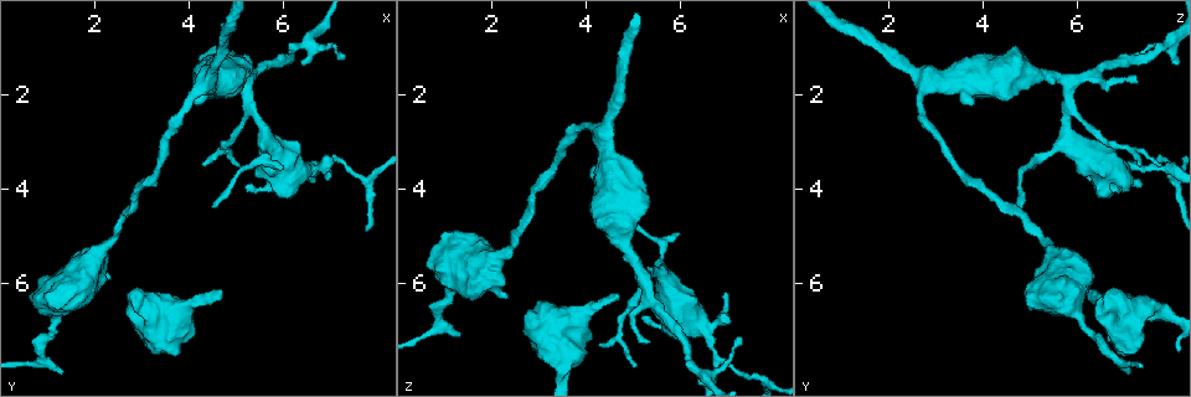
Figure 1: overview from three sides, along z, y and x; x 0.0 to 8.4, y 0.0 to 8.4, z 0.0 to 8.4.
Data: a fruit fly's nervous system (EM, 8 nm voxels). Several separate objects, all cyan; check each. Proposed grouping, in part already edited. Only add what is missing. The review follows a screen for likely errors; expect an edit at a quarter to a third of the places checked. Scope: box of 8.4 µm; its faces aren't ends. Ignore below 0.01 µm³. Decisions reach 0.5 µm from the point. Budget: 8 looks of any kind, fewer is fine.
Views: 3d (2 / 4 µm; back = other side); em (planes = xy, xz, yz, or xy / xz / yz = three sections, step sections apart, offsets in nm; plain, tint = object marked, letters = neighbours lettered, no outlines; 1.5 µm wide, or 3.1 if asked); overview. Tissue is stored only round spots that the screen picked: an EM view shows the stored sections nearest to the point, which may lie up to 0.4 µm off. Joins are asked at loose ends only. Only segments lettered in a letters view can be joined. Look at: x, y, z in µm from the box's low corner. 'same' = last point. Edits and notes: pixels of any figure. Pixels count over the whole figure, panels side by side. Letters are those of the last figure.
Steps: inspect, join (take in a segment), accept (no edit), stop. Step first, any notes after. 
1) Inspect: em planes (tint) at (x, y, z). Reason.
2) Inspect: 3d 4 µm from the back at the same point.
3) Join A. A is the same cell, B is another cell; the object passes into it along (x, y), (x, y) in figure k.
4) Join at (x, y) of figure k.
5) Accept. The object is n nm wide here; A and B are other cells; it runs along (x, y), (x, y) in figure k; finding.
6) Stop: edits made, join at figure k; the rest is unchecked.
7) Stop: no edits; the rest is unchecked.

Inspect: em xy step 8 (tint) at (7.25, 1.15, 7.10).

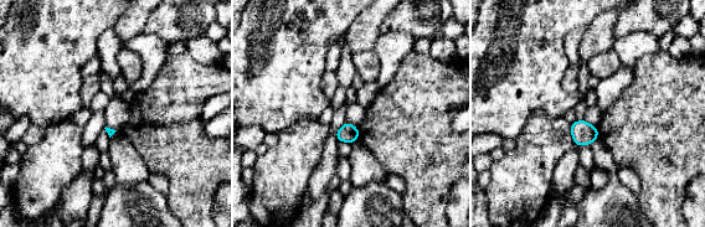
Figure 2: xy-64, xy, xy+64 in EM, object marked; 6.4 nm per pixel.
Inspect: em xy step 8 (letters) at the same point. What lies round it.

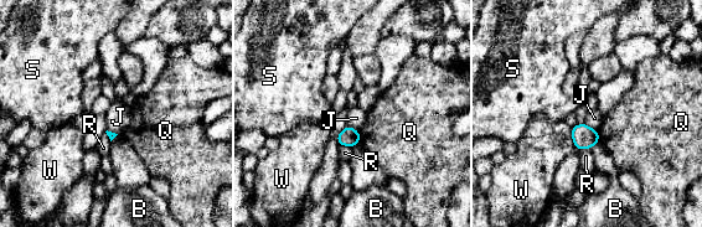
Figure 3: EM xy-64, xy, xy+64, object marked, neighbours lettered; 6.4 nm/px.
Accept. B, J, Q, R, S and W are other cells; a border runs along (346, 124), (359, 132) in figure 3; no lettered segment goes on from it.

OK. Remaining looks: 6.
Inspect: em xy step 8 (tint) at (6.95, 3.75, 6.20). Branch stops here.

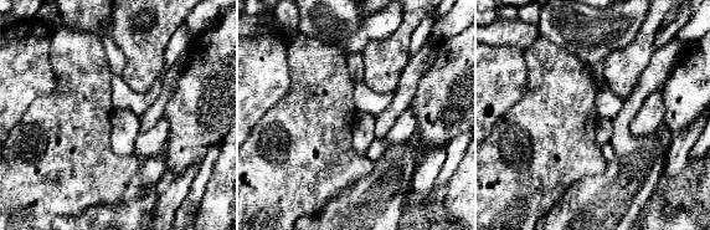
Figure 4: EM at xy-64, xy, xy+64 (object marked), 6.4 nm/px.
Inspect: em planes (letters) at the same point. Cut it another way.

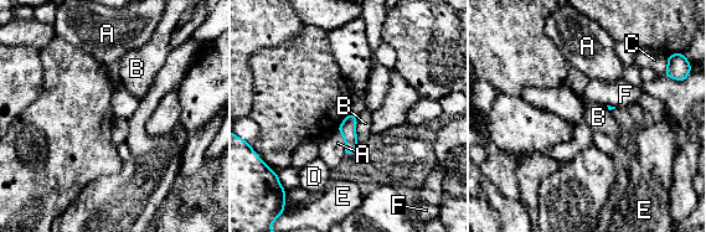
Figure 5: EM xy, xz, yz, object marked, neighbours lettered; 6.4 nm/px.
Accept. A, B, C, D, E and F are other cells; a border runs along (356, 118), (357, 144) in figure 5; none of them fits.

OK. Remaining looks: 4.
Inspect: em yz step 8 (letters) at (5.10, 3.55, 7.75). Thin end.

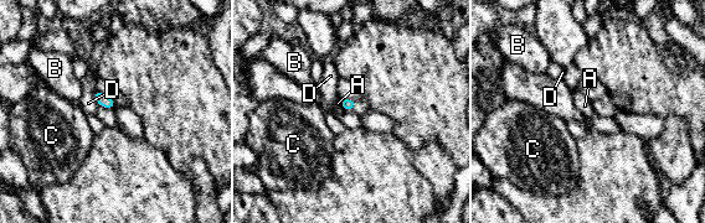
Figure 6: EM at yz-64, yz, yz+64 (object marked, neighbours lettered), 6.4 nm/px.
Accept. A, B, C and D are other cells; none of them fits.

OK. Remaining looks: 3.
Inspect: em yz step 4 (letters) at (3.10, 6.65, 6.35). Stops while still wide.

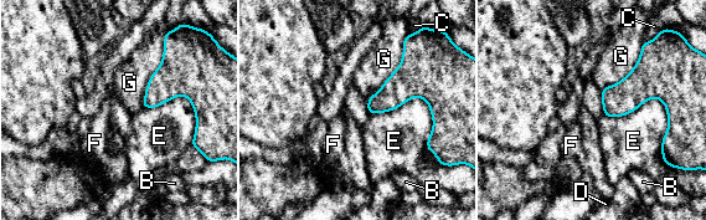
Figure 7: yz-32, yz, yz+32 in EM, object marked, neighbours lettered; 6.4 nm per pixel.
Inspect: em planes (letters) at the same point.

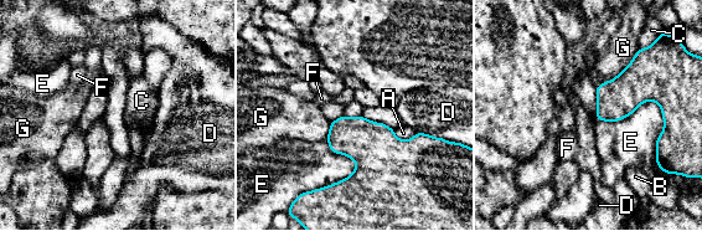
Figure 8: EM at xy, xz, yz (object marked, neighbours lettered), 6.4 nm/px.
Accept. A, B, C, D, E, F and G are other cells; a border runs along (361, 116), (382, 122), (393, 129) in figure 8; no lettered segment goes on from it.

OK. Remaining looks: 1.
Stop: no edits; the rest is unchecked.

